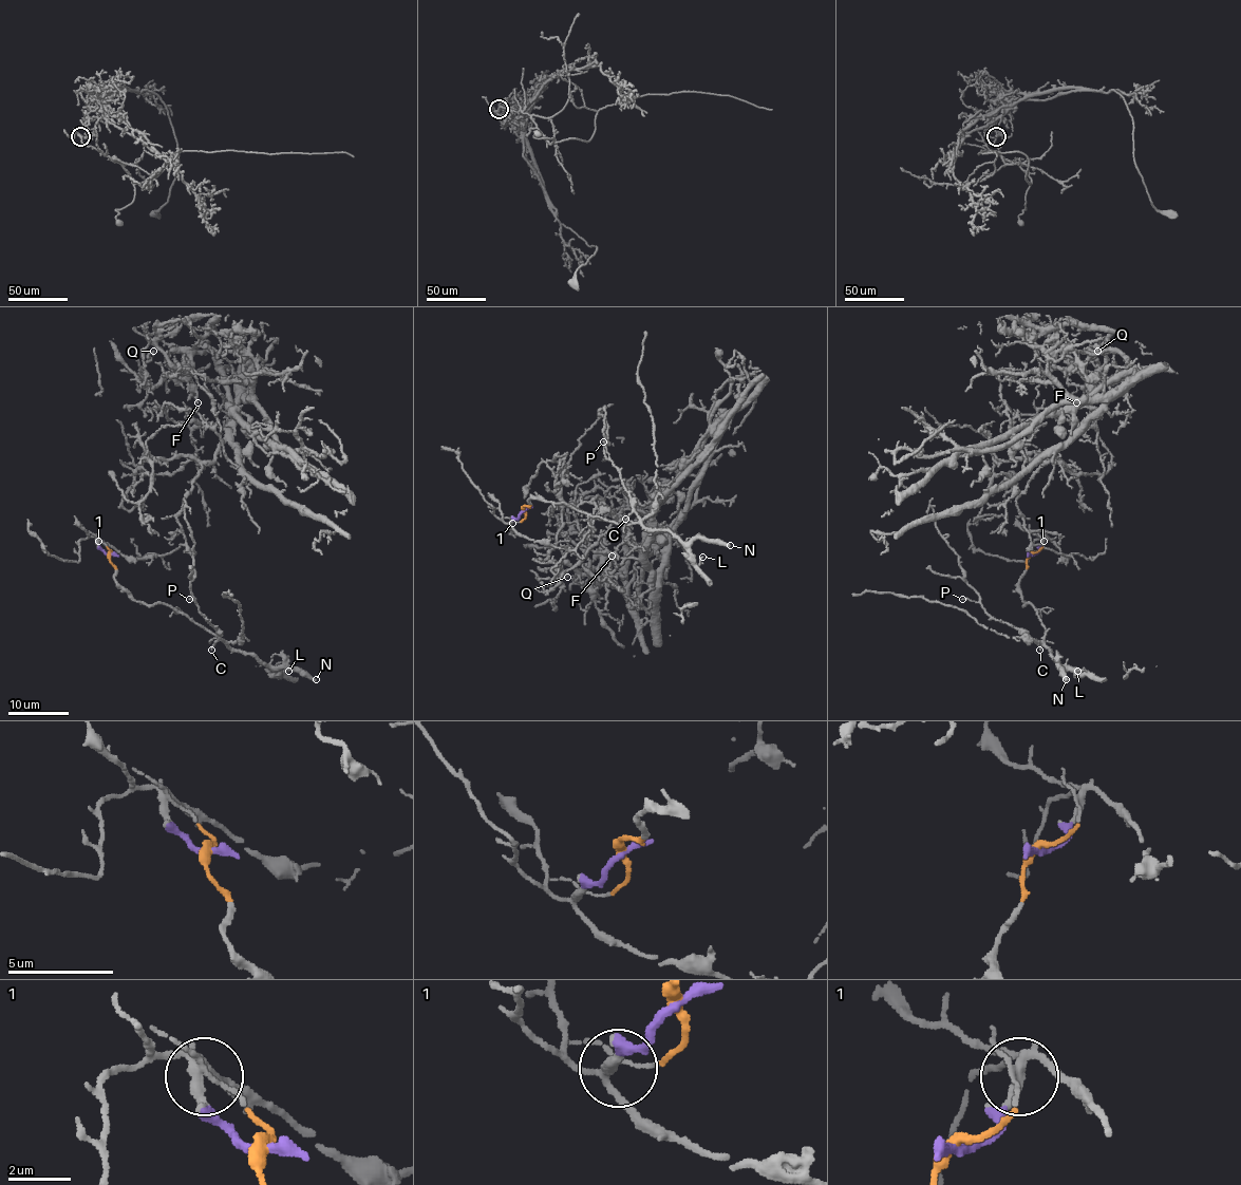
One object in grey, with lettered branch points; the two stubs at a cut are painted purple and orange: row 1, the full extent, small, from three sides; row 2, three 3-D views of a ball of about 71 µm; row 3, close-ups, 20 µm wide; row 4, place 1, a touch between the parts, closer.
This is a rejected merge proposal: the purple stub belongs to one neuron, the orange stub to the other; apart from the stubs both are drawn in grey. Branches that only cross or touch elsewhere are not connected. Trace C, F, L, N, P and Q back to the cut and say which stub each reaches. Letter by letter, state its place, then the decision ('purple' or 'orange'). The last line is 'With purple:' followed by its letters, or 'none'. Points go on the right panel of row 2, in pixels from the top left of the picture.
C: place (1039, 650); orange
F: place (1076, 402); purple
L: place (1077, 671); orange
N: place (1066, 679); orange
P: place (962, 599); orange
Q: place (1097, 351); purple
With purple: F, Q

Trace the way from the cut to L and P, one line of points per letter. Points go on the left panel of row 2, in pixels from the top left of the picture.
L: (109, 555), (116, 582), (134, 600), (163, 603), (180, 610), (232, 647), (255, 654), (274, 669), (289, 671)
P: (109, 555), (115, 580), (137, 601), (163, 603), (180, 610), (224, 642), (188, 600)

